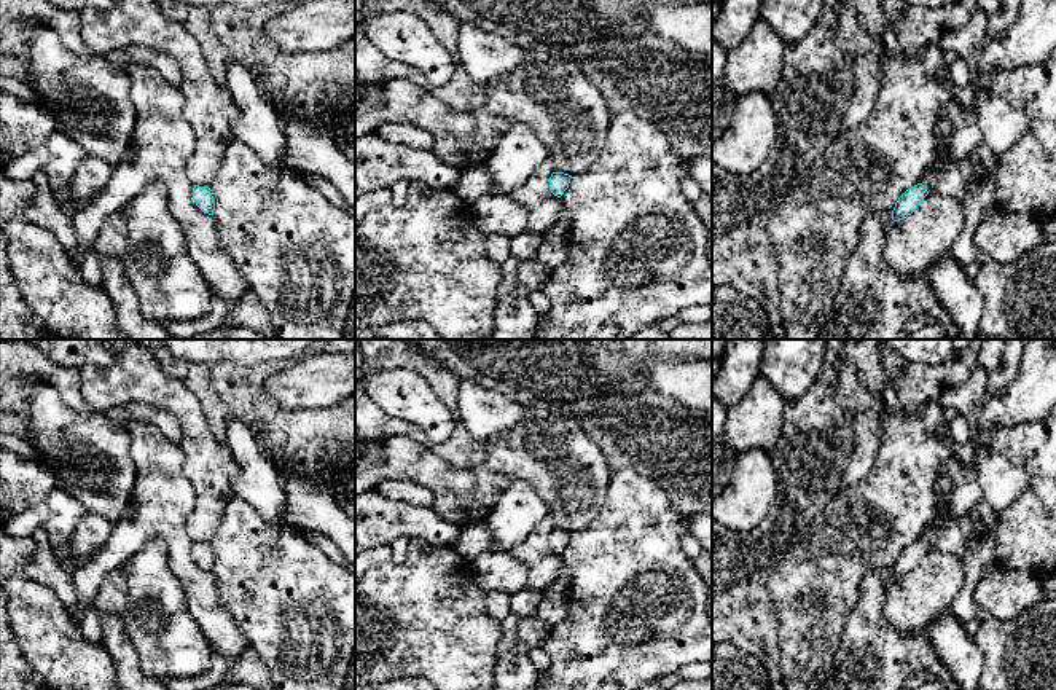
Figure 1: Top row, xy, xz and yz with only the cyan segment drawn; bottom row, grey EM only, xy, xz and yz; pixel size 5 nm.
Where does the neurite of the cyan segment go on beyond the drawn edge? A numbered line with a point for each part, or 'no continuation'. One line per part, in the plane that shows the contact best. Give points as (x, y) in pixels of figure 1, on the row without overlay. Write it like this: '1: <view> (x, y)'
1: yz (929, 536)

